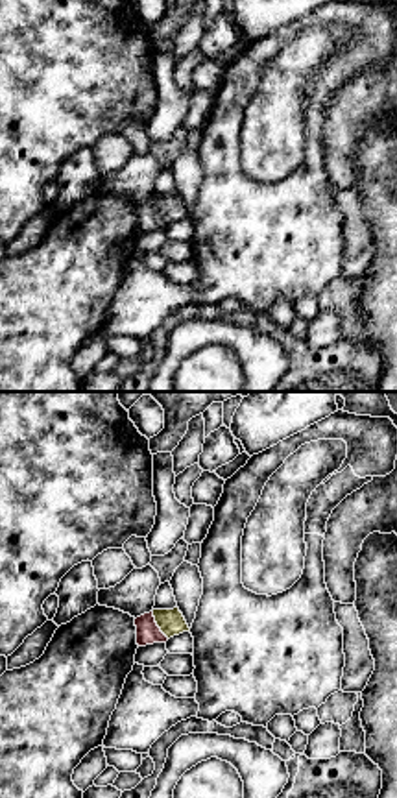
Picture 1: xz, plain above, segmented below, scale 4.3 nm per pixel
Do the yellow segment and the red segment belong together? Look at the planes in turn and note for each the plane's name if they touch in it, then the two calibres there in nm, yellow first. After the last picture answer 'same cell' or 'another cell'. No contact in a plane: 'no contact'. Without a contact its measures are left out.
xz | 110/100 nm

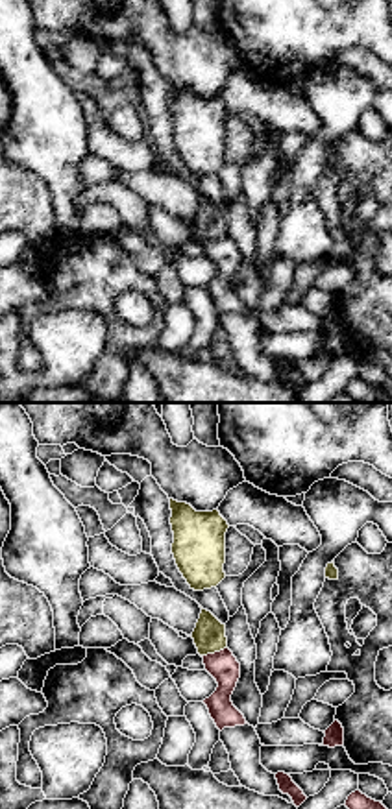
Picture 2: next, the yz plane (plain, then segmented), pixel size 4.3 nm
yz | 140/130 nm

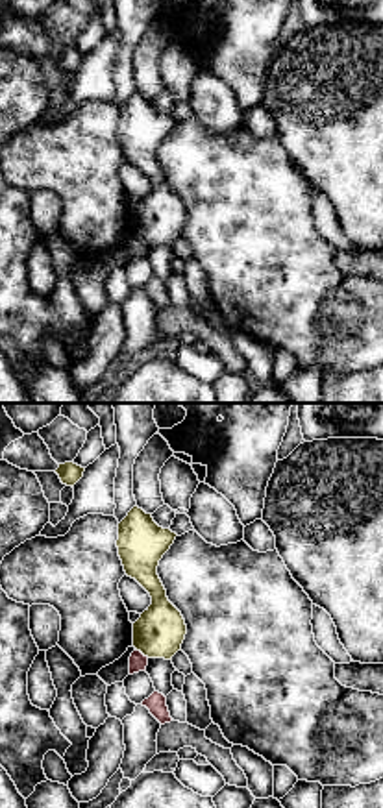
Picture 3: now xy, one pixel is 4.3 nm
xy | 220/80 nm

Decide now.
another cell

